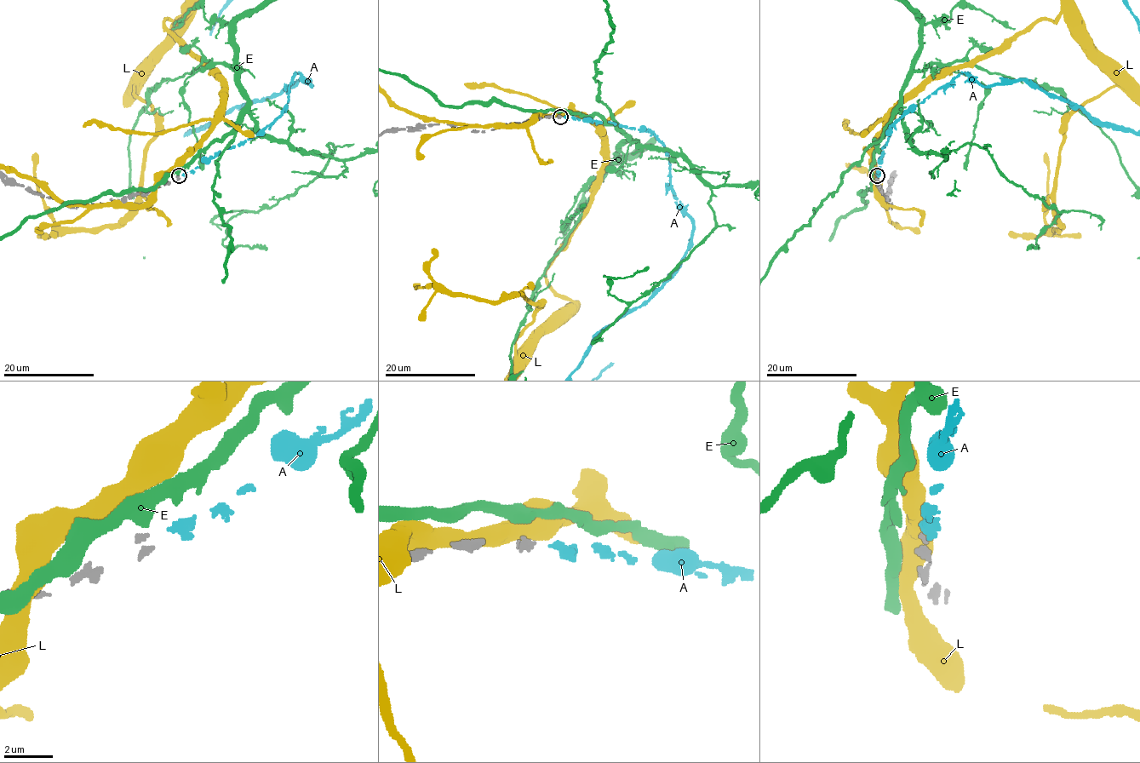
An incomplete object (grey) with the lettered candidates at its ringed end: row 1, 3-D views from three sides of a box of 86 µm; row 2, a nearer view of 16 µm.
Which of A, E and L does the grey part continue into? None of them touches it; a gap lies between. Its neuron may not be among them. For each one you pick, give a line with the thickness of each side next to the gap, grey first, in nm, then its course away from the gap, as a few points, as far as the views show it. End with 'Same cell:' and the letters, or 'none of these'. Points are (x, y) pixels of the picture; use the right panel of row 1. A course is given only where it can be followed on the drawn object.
A: Thickness 170 nm (grey) against 400 nm
Same cell: A

